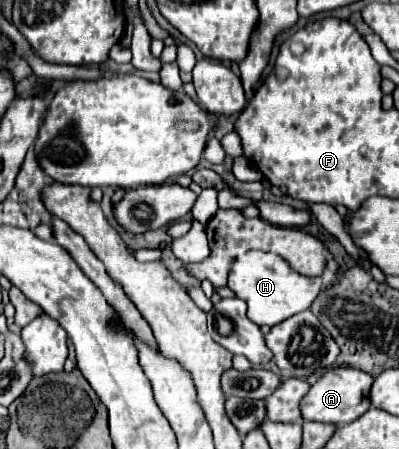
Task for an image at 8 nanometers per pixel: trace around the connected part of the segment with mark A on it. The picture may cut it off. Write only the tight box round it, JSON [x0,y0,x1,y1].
[300,367,372,425]

